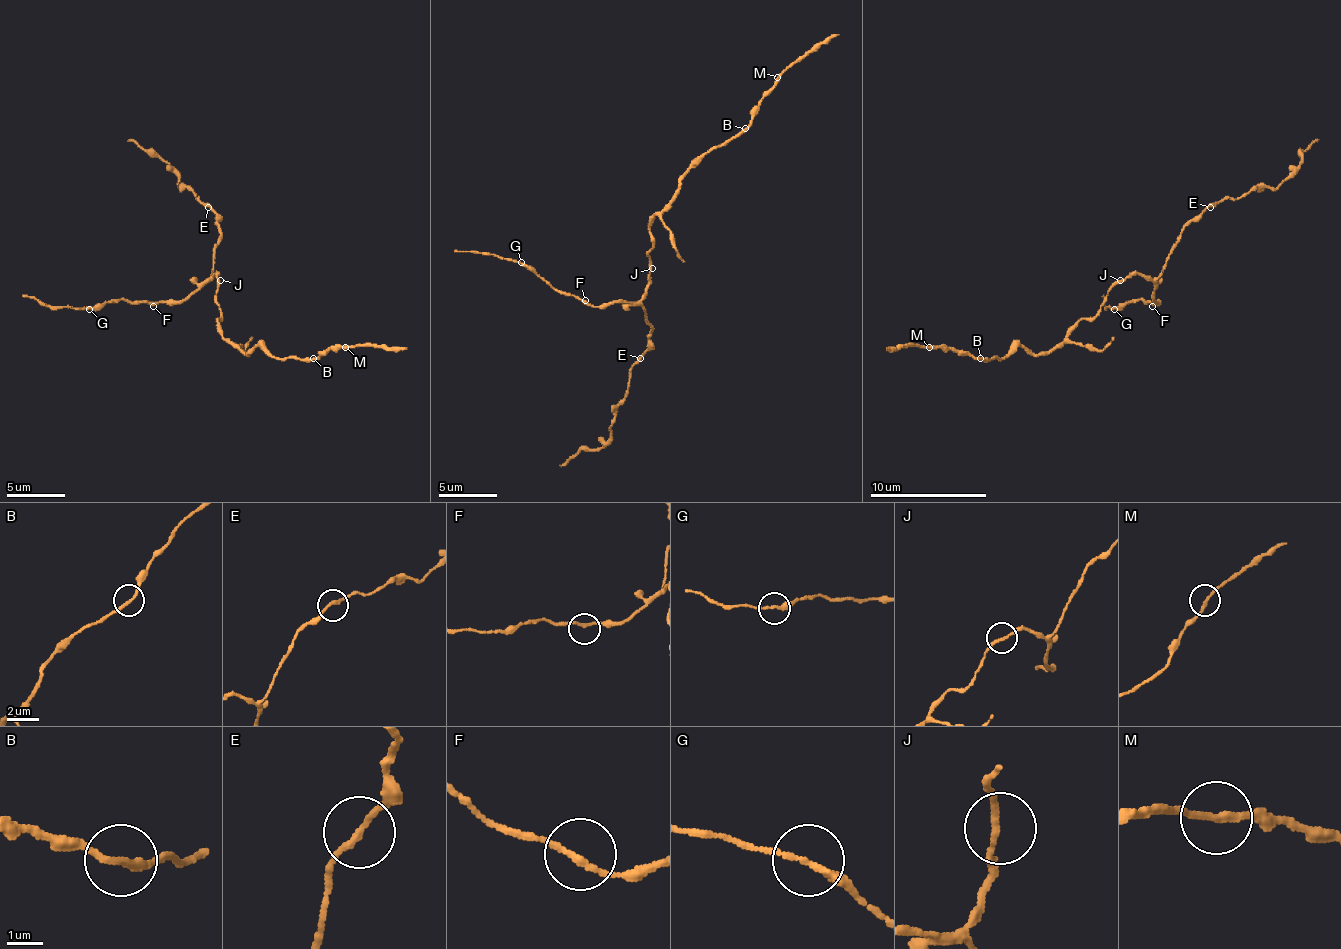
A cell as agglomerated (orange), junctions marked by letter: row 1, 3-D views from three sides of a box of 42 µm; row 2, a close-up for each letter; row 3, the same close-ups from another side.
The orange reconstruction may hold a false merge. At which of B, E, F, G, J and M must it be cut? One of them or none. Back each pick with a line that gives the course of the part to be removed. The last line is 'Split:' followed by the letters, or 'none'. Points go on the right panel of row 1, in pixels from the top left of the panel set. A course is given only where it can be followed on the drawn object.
Split: none

